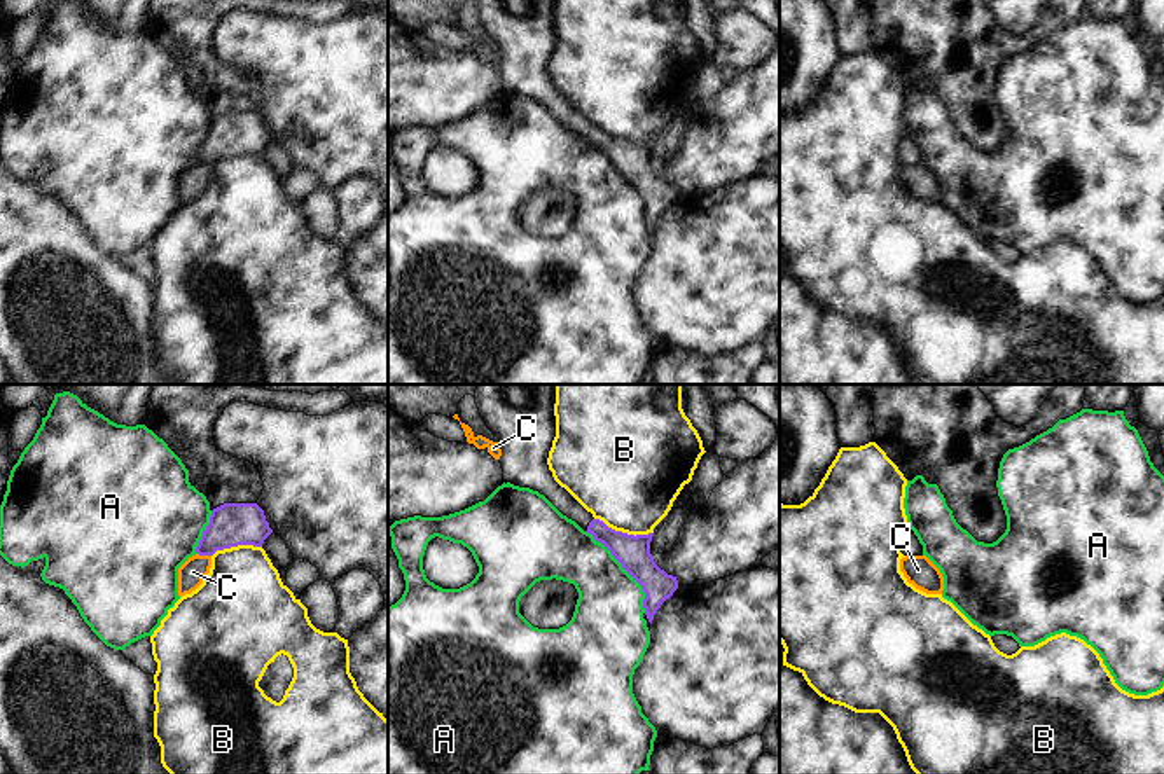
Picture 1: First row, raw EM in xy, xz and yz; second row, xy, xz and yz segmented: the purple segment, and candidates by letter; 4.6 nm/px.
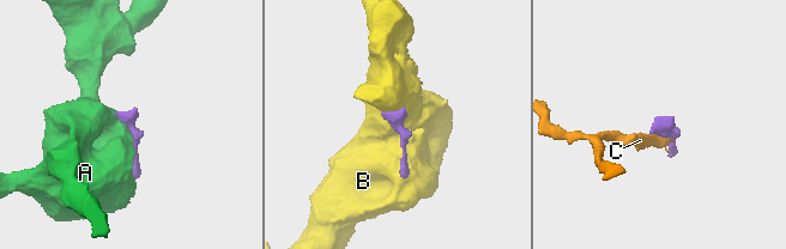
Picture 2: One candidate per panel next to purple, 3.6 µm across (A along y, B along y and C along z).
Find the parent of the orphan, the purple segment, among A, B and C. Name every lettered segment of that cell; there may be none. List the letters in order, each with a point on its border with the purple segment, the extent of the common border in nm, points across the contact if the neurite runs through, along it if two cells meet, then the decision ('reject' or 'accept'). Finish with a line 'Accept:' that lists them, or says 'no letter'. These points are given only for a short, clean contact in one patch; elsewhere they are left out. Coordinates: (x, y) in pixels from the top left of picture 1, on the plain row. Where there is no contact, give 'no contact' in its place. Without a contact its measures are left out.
A: meets purple in xz at (624, 177); contact 460 nm long; reject
B: meets purple in xz at (624, 142); contact 280 nm long; reject
C: meets purple in xy at (205, 163); contact 70 nm long; border along xy (198, 161), (210, 165); reject
Accept: no letter

